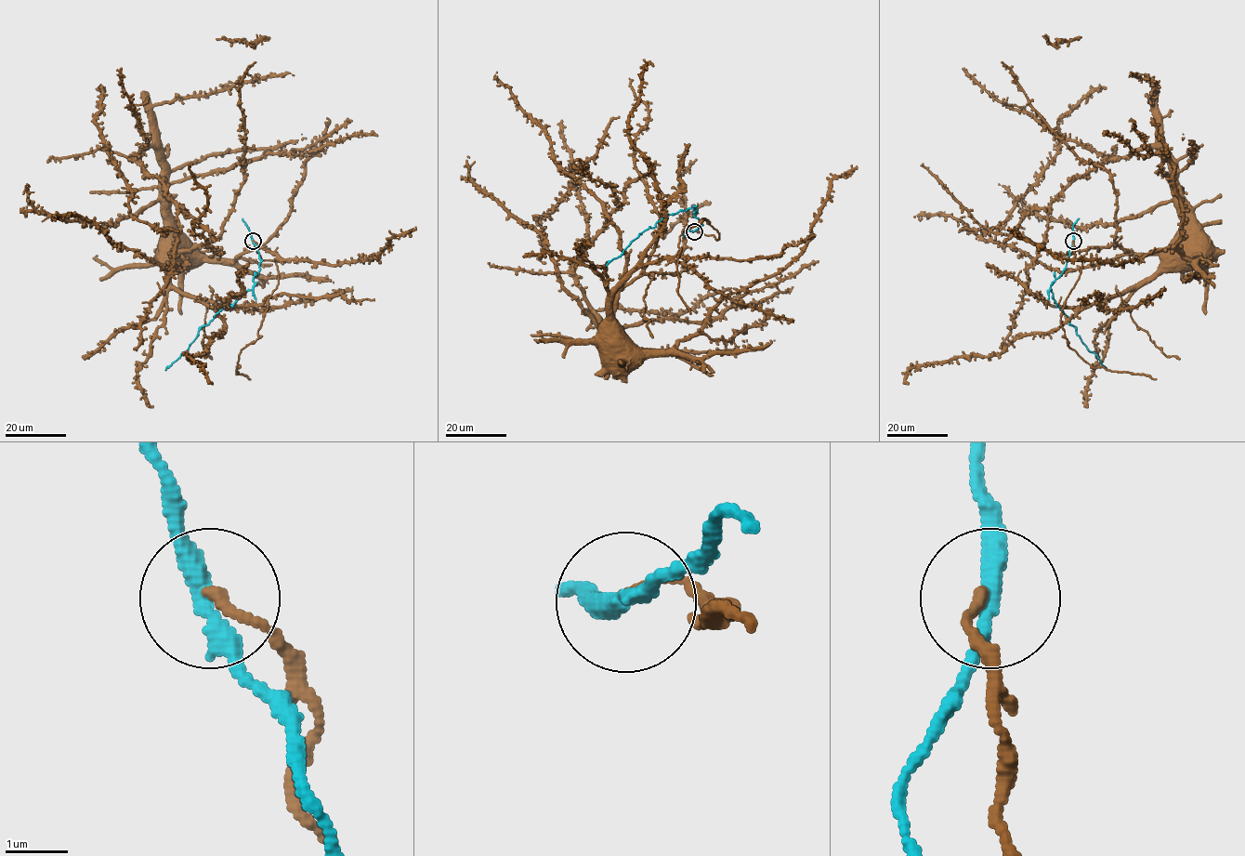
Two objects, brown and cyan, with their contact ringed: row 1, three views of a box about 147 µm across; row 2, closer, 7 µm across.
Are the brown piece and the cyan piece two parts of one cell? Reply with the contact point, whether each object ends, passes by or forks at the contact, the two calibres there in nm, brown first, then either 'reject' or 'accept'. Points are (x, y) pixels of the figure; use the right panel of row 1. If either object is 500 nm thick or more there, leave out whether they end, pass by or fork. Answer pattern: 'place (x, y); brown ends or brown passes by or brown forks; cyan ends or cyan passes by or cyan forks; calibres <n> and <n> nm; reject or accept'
place (1073, 241); brown ends; cyan passes by; calibres 170 and 280 nm; reject

